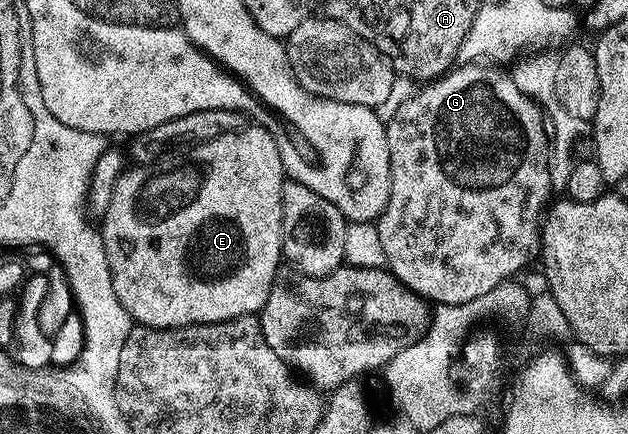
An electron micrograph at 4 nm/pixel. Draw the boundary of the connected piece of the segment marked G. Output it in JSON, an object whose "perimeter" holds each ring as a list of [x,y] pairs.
{"perimeter":[[[463,63],[452,68],[434,81],[416,88],[402,101],[399,110],[386,122],[387,142],[389,143],[389,167],[391,168],[391,186],[389,199],[382,215],[377,219],[381,248],[385,250],[386,268],[407,289],[413,290],[418,297],[428,303],[441,305],[460,305],[477,299],[480,295],[493,291],[502,281],[512,280],[531,260],[536,260],[541,249],[541,222],[548,208],[547,196],[551,193],[551,158],[553,145],[549,140],[549,125],[543,122],[543,113],[532,94],[504,71],[491,63]]]}

